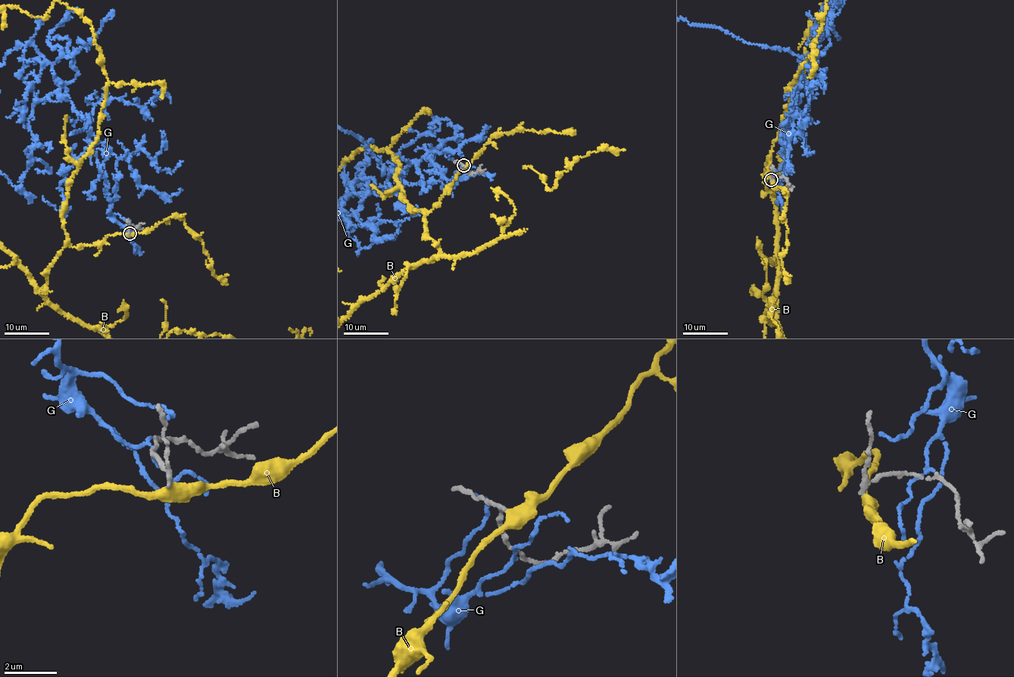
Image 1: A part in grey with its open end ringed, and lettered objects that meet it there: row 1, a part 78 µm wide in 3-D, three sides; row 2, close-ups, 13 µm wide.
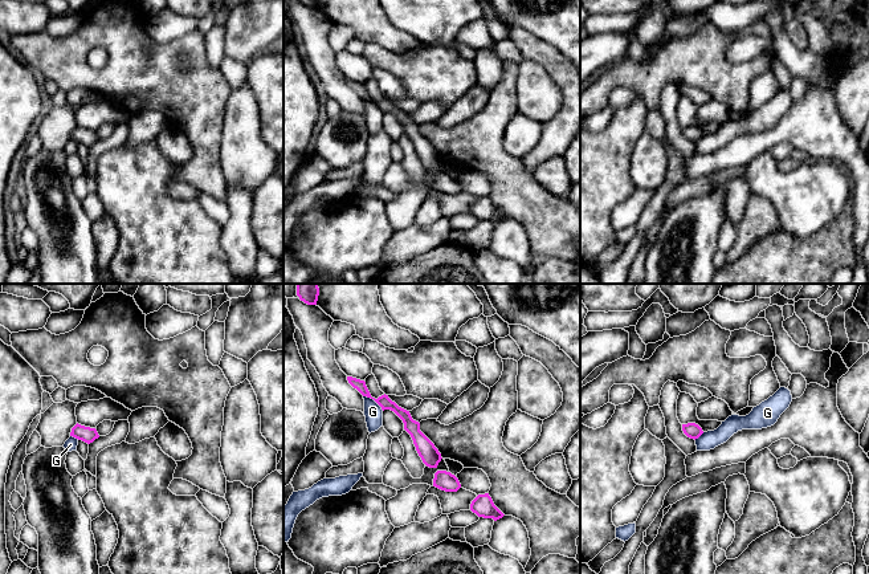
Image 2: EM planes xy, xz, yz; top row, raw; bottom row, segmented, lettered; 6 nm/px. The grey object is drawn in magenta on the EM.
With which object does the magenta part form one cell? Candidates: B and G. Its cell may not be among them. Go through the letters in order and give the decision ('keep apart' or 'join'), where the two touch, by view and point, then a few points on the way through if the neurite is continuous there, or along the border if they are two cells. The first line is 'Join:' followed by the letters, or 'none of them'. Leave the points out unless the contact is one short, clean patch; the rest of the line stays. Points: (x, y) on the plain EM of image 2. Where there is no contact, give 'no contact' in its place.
Join: none of them
B: keep apart; no contact
G: keep apart; contact xz (374, 102); border xz (363, 98), (372, 102), (383, 113)

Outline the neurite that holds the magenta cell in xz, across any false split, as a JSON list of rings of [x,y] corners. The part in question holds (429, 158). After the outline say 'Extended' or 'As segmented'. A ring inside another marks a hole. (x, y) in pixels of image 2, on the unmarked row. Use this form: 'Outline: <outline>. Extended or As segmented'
Outline: [[[347,80],[348,86],[356,91],[363,99],[374,102],[382,113],[393,114],[404,126],[404,133],[411,138],[413,147],[423,166],[429,171],[437,171],[441,164],[441,156],[434,147],[420,134],[420,126],[413,123],[409,114],[399,110],[388,98],[382,98],[378,102],[372,101],[364,84]]]. As segmented

